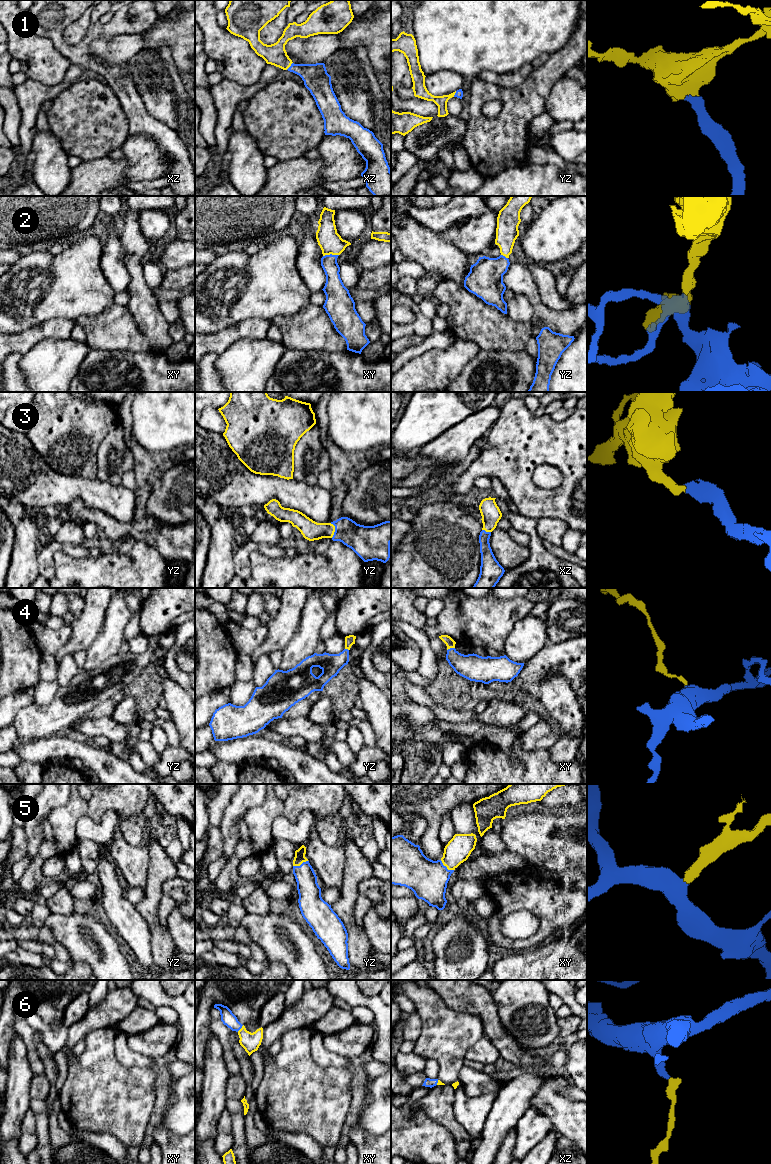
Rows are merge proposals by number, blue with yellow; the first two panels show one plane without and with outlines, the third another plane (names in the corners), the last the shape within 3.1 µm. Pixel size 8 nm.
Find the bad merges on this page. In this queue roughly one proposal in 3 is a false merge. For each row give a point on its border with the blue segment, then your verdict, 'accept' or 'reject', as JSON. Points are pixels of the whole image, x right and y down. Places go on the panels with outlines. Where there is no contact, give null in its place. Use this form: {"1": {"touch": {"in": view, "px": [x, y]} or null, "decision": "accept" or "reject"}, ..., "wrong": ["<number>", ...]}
{"1": {"touch": {"in": "xz", "px": [290, 66]}, "decision": "accept"}, "2": {"touch": {"in": "xy", "px": [330, 254]}, "decision": "accept"}, "3": {"touch": {"in": "yz", "px": [335, 530]}, "decision": "accept"}, "4": {"touch": {"in": "xy", "px": [450, 648]}, "decision": "accept"}, "5": {"touch": {"in": "xy", "px": [446, 867]}, "decision": "accept"}, "6": {"touch": {"in": "xy", "px": [240, 1028]}, "decision": "accept"}, "wrong": []}

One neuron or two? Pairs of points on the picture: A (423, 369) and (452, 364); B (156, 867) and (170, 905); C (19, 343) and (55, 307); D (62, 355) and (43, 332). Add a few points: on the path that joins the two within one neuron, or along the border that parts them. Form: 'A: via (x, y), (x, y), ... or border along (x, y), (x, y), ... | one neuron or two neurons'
A: via (430, 369), (438, 369), (445, 365) | one neuron
B: border along (176, 875), (164, 882), (164, 892), (157, 909) | two neurons
C: border along (61, 318), (50, 318), (16, 333) | two neurons
D: border along (70, 336), (45, 338), (28, 351) | two neurons

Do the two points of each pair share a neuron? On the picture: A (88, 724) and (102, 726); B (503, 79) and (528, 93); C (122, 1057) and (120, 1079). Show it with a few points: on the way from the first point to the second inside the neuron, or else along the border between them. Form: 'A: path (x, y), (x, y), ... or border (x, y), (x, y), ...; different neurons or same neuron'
A: path (91, 726), (99, 726); same neuron
B: border (533, 70), (515, 87), (499, 87), (494, 84); different neurons
C: border (114, 1042), (115, 1057), (123, 1065), (144, 1068); different neurons

